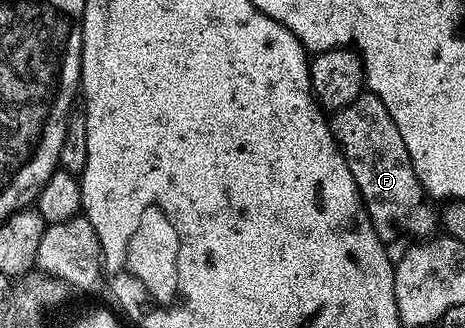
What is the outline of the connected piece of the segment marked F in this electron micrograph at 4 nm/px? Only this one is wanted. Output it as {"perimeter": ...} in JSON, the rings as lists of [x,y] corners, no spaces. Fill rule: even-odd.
{"perimeter":[[[371,92],[359,94],[346,108],[331,115],[332,135],[358,184],[358,192],[364,201],[366,212],[374,224],[374,232],[385,244],[392,244],[399,238],[424,240],[438,230],[438,210],[427,206],[424,185],[410,164],[410,152],[402,141],[402,132],[394,124],[394,116],[386,112],[386,104]]]}

